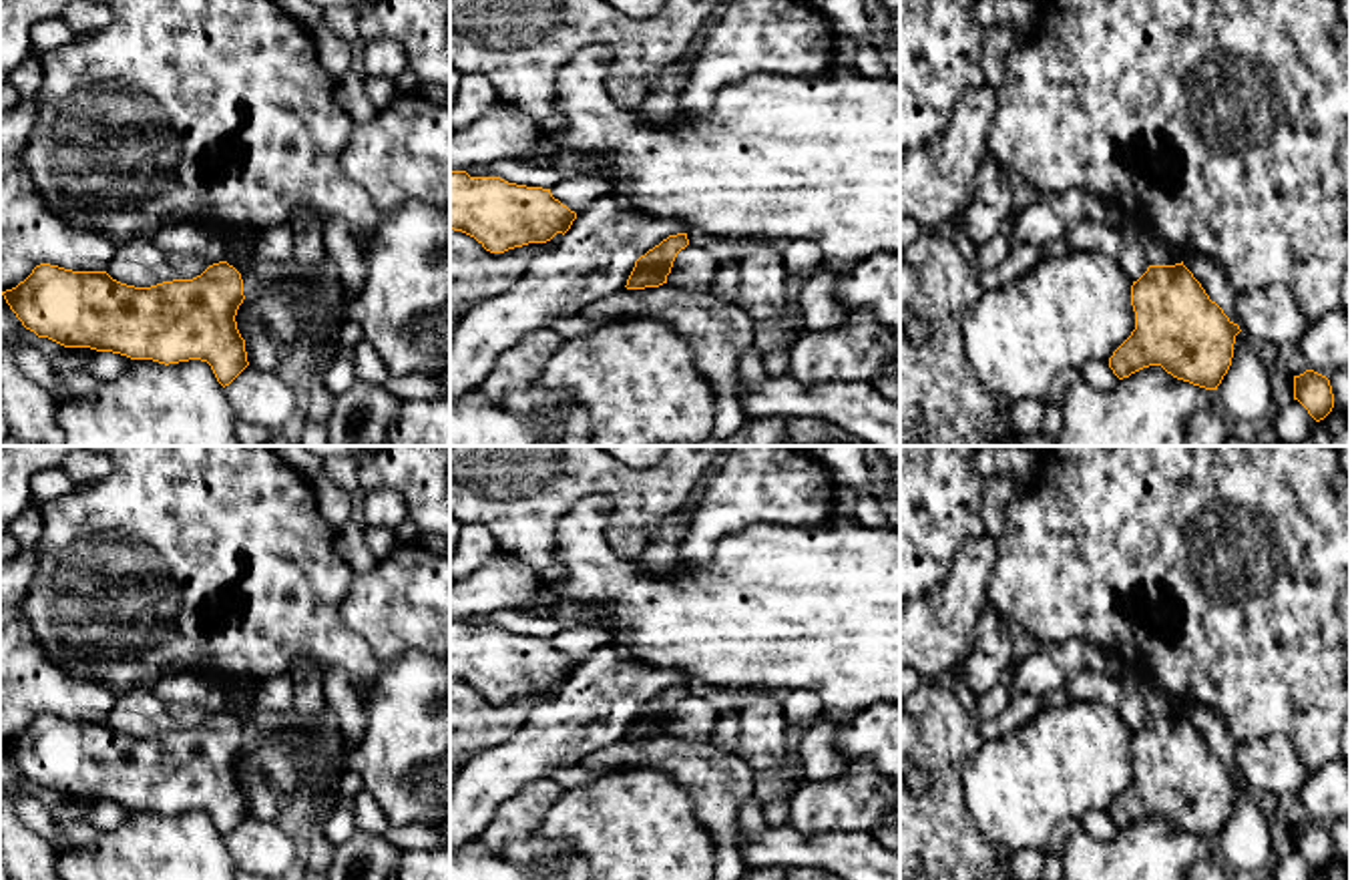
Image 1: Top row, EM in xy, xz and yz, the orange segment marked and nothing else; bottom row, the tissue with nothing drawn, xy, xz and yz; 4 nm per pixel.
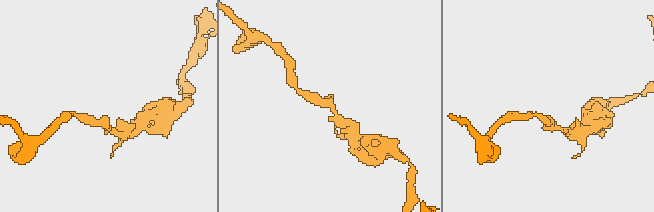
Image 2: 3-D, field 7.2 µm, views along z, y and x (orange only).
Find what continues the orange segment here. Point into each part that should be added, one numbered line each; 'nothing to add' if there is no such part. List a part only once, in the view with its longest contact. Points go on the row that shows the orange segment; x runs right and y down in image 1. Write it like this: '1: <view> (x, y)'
nothing to add

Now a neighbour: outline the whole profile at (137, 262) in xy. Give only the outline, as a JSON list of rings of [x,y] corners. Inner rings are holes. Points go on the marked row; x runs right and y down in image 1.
[[[133,239],[119,245],[106,273],[127,285],[151,287],[173,279],[193,279],[209,267],[193,255],[163,253],[151,239]]]

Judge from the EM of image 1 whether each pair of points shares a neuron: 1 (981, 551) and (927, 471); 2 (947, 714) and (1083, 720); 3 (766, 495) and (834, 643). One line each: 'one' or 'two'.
1: two
2: two
3: two

